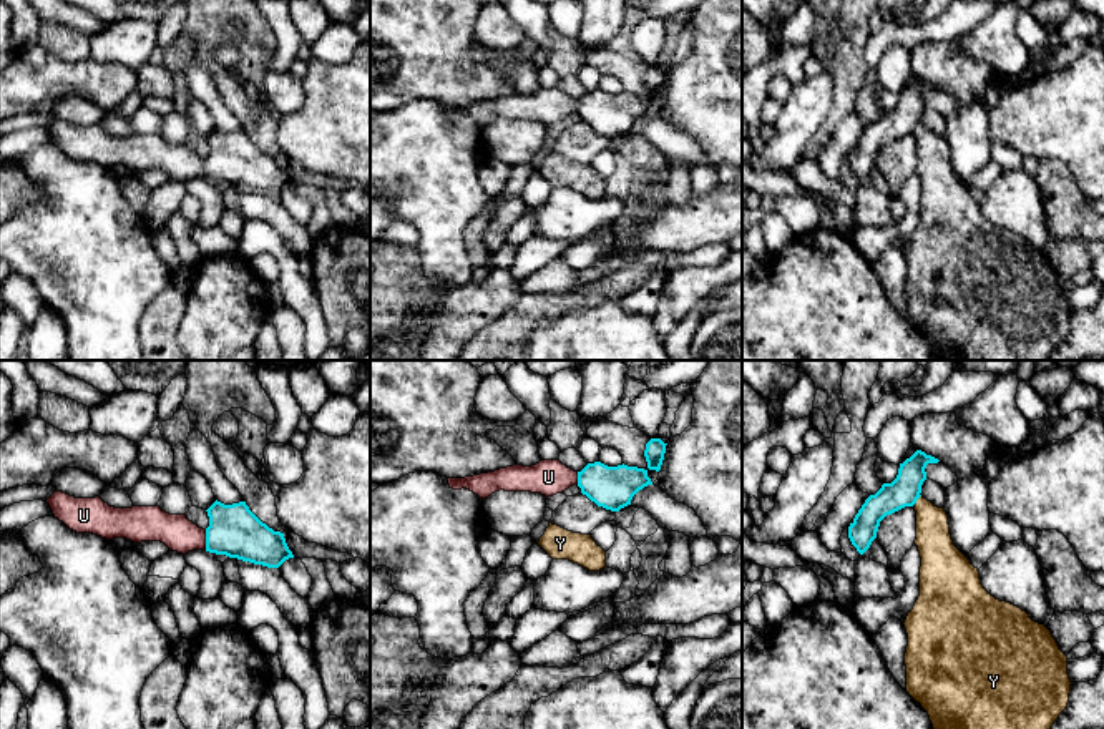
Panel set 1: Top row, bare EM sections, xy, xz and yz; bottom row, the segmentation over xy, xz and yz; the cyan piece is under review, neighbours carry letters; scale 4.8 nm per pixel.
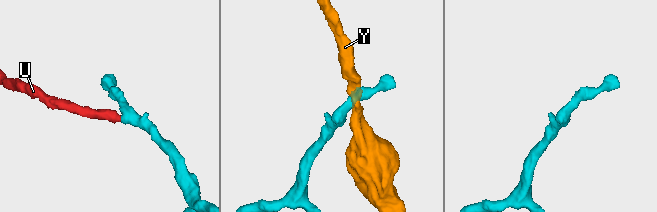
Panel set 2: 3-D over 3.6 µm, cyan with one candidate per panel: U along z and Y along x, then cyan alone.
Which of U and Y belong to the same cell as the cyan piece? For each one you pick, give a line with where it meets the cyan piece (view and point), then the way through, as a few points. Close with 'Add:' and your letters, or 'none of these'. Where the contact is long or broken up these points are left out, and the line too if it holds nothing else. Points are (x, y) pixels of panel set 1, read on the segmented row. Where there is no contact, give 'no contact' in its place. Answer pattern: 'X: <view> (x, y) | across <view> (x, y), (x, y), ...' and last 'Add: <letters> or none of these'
U: xy (206, 540) | across xy (234, 530), (206, 540), (185, 537), (176, 532)
Add: U

